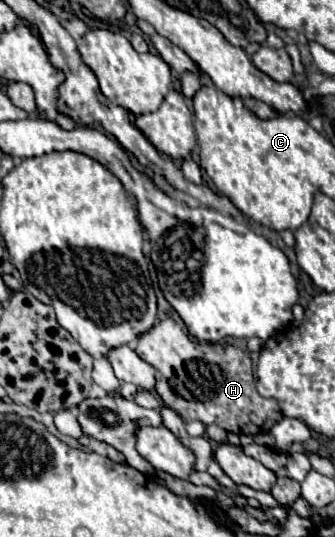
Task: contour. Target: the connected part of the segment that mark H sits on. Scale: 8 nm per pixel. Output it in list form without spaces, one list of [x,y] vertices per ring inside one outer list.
[[[172,318],[160,320],[152,330],[142,334],[136,344],[136,354],[152,364],[160,376],[170,382],[170,376],[180,380],[186,390],[204,404],[206,412],[212,418],[212,424],[218,424],[226,432],[234,434],[260,434],[270,432],[270,428],[282,418],[280,406],[274,398],[262,398],[254,390],[254,374],[252,362],[244,356],[242,348],[230,344],[208,344],[208,342],[194,342],[176,324]]]

